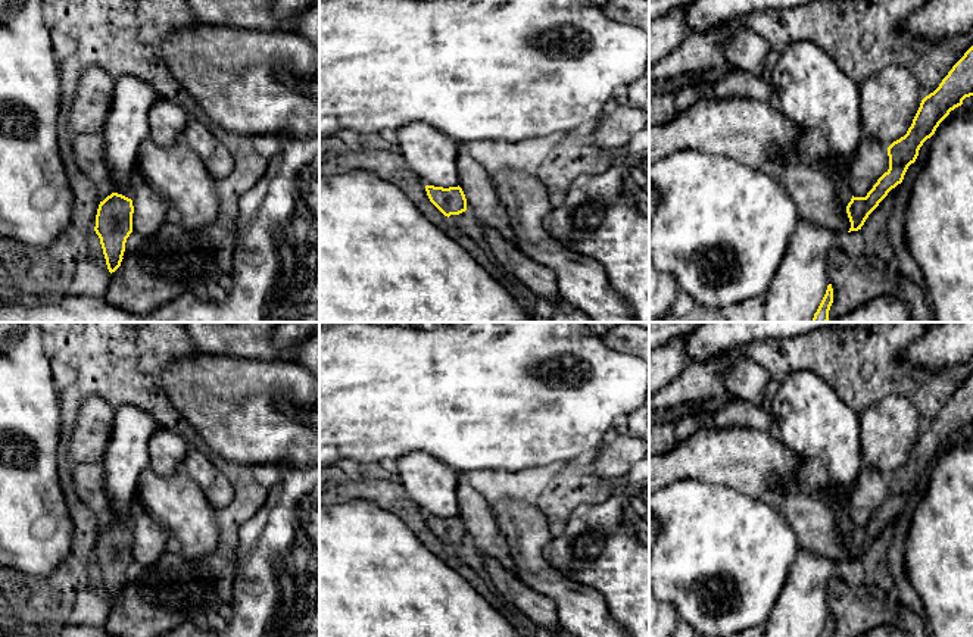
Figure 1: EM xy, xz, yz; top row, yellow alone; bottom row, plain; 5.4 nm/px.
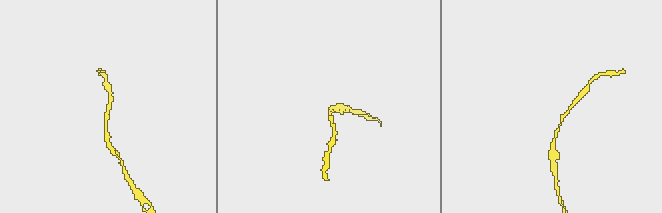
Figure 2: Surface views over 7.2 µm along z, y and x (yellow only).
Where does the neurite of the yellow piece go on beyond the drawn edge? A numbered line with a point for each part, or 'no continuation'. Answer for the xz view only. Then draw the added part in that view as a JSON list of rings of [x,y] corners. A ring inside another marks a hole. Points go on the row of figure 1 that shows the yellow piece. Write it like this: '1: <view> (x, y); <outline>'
no continuation

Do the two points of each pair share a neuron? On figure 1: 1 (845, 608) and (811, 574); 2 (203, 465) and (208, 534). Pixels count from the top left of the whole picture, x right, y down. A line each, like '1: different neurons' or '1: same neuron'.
1: different neurons
2: same neuron

